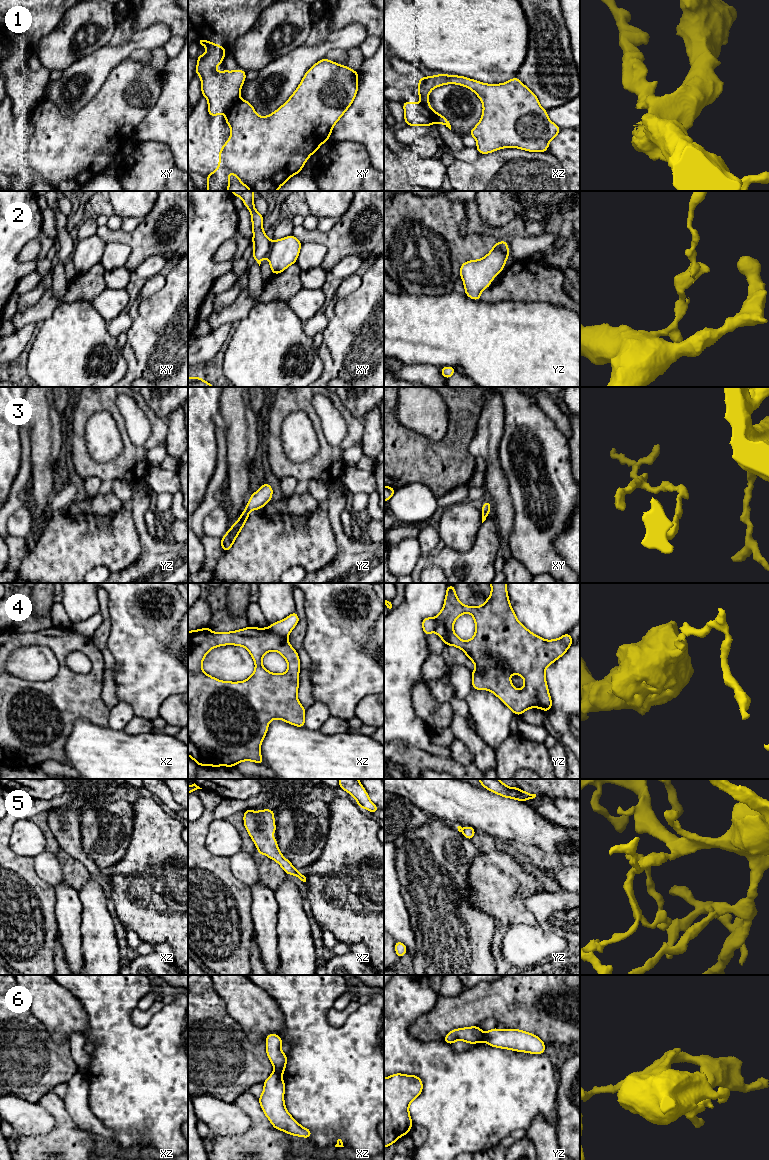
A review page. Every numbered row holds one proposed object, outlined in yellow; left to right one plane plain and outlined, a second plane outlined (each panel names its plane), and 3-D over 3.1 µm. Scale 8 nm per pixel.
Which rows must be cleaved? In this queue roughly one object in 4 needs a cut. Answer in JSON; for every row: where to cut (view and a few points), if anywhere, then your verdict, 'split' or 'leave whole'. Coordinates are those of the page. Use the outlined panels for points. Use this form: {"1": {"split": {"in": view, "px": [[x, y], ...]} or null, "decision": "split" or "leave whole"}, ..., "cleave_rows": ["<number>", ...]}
{"1": {"split": {"in": "xz", "px": [[422, 102], [429, 111], [433, 123]]}, "decision": "split"}, "2": {"split": {"in": "xy", "px": [[272, 242], [267, 255]]}, "decision": "split"}, "3": {"split": null, "decision": "leave whole"}, "4": {"split": {"in": "xz", "px": [[268, 627], [286, 638]]}, "decision": "split"}, "5": {"split": null, "decision": "leave whole"}, "6": {"split": {"in": "xz", "px": [[274, 1070], [281, 1076]]}, "decision": "split"}, "cleave_rows": ["1", "2", "4", "6"]}

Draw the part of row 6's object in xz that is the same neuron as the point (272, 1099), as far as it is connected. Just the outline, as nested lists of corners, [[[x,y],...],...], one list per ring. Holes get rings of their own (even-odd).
[[[274,1071],[263,1084],[264,1089],[258,1100],[273,1127],[289,1135],[312,1138],[311,1130],[302,1127],[285,1107],[285,1083],[282,1076]]]

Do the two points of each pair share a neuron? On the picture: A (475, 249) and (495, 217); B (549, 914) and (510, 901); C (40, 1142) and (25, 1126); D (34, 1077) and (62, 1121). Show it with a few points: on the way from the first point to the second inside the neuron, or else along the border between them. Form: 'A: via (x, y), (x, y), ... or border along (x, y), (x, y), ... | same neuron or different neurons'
A: border along (485, 229), (491, 232) | different neurons
B: border along (543, 891), (524, 900), (538, 926) | different neurons
C: border along (55, 1126), (46, 1133), (21, 1135) | different neurons
D: border along (50, 1090), (37, 1102) | different neurons

